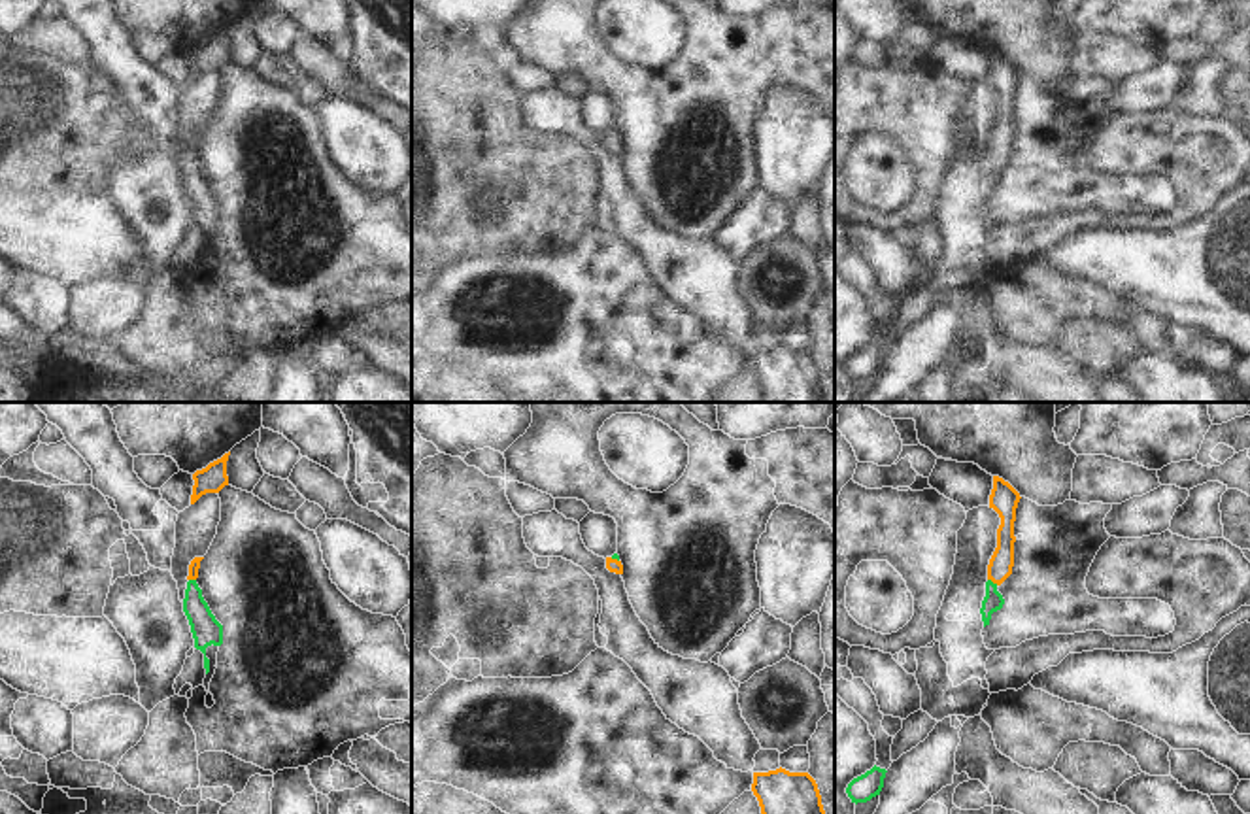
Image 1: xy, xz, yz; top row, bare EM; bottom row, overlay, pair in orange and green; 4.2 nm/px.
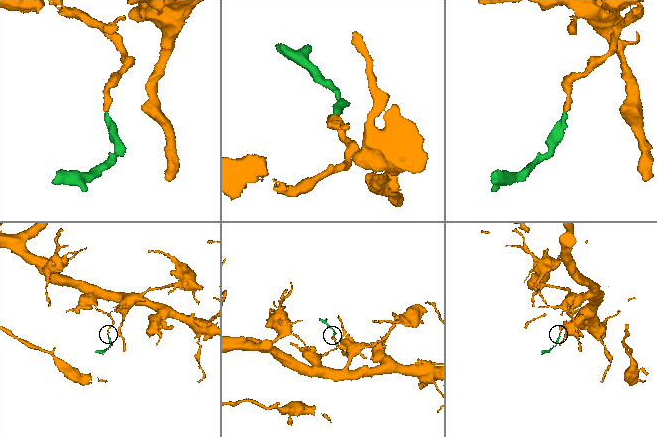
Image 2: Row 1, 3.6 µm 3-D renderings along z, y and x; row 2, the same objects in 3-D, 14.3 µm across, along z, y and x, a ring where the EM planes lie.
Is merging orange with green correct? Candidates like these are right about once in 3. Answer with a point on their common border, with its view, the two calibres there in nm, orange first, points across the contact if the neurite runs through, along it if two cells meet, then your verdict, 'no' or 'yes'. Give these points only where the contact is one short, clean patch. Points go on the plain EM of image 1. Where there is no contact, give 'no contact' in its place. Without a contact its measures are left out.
yz (994, 159) | 100/90 nm | across yz (999, 146), (994, 159), (994, 178) | yes

